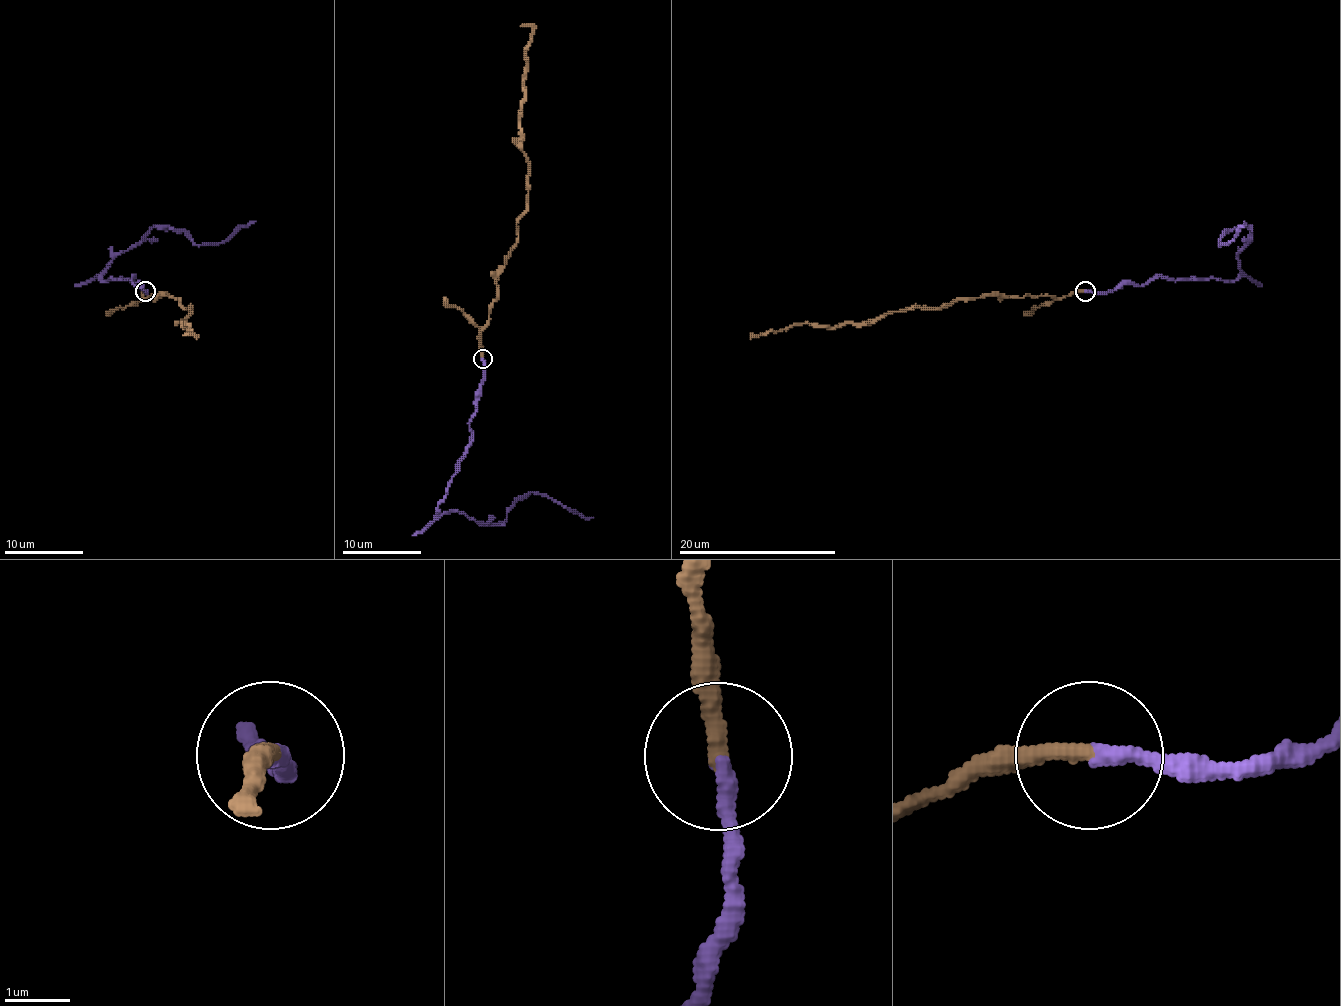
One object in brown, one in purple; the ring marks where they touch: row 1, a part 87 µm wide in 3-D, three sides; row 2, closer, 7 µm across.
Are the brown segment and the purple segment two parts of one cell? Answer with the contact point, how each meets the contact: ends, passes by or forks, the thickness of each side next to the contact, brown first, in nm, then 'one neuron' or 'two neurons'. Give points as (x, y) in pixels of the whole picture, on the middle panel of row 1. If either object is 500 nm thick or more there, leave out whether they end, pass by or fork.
(482, 359) | brown ends | purple ends | 280/240 nm | one neuron

